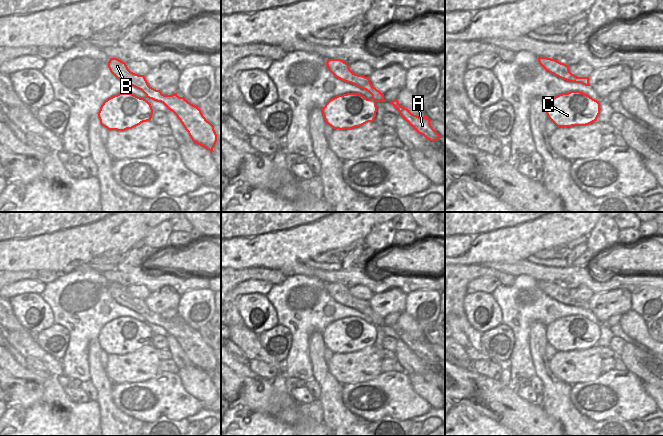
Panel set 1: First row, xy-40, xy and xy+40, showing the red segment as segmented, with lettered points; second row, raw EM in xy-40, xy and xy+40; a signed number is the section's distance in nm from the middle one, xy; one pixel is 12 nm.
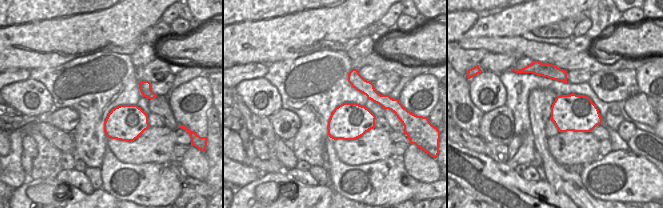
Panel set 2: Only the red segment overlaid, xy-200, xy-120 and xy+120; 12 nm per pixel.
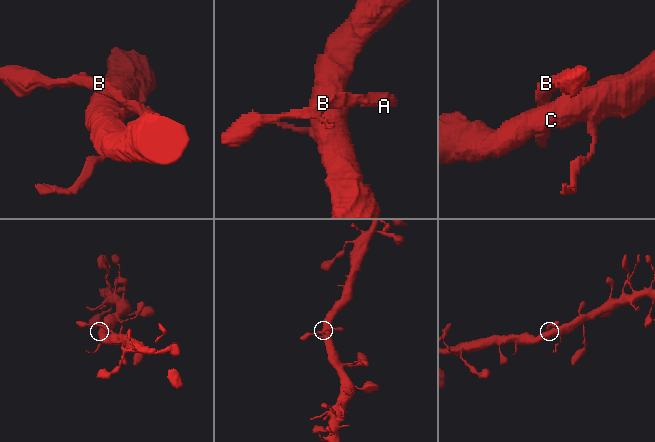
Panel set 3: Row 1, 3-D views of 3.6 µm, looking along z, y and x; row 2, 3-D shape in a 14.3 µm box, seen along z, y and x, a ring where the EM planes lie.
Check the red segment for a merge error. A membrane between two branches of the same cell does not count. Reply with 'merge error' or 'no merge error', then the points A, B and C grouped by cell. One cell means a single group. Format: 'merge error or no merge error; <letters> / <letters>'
no merge error; A B C

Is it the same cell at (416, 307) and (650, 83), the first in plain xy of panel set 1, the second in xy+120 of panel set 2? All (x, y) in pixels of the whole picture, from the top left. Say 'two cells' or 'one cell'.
one cell

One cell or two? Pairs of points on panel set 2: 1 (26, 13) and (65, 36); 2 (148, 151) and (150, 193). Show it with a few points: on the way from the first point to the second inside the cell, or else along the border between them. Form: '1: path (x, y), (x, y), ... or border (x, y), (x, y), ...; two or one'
1: path (36, 20), (39, 23), (52, 23), (55, 26); one
2: border (166, 163), (126, 164); two

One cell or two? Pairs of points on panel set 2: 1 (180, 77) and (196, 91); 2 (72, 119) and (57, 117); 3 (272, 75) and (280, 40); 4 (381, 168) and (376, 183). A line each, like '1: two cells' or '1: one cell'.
1: two cells
2: one cell
3: two cells
4: one cell

